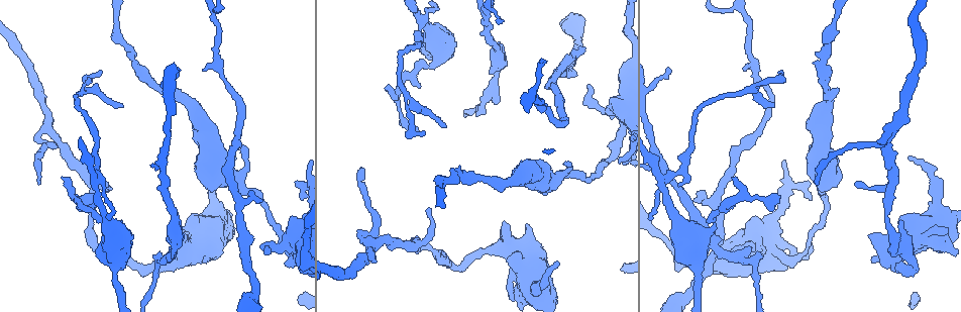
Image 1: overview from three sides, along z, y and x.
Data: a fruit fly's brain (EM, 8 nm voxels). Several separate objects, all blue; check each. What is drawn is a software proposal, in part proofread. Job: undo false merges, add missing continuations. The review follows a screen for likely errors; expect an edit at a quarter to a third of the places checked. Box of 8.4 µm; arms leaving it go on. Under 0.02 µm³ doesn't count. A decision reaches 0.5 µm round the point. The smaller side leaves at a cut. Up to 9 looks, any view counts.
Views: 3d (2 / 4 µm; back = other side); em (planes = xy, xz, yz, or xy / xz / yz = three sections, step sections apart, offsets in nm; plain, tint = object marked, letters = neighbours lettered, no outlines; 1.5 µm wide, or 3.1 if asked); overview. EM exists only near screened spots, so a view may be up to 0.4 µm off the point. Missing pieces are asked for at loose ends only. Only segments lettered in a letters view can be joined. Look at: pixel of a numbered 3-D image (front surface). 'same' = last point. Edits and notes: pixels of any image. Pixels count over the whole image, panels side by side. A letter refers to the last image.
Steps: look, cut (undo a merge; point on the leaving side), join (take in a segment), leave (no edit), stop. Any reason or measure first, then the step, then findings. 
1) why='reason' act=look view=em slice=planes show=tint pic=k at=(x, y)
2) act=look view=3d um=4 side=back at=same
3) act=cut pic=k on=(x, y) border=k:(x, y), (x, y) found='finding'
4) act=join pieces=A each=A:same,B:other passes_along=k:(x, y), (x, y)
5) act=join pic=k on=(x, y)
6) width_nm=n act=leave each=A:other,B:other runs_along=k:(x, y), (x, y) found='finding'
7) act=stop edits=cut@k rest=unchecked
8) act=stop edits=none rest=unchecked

why='branch stops here' act=look view=em slice=planes show=letters pic=1 at=(502, 20)

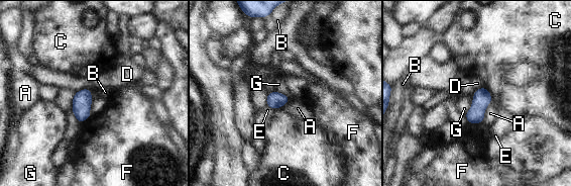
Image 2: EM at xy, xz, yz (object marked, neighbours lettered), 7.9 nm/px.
width_nm=130 act=leave each=A:other,B:other,C:other,D:other,E:other,F:other,G:other found='none of them fits'

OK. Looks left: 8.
why='thin end' act=look view=em slice=planes show=letters pic=1 at=(783, 72)

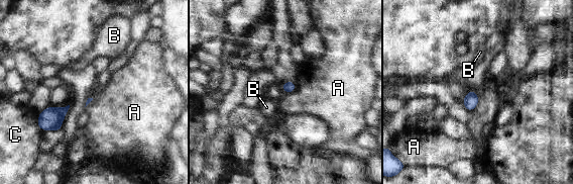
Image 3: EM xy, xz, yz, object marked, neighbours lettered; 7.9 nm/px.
longest_contact=A:160nm act=leave each=A:other,B:other,C:other border=3:(477, 93), (477, 104), (470, 111) found='no lettered segment goes on from it'

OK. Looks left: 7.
why='thin end' act=look view=em slice=planes show=letters pic=1 at=(39, 183)

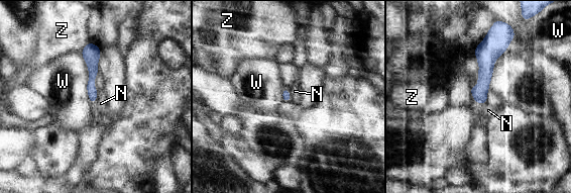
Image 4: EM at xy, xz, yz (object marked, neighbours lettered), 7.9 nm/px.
longest_contact=W:120nm act=leave each=N:other,W:other,Z:other runs_along=4:(493, 37), (486, 53), (481, 101) found='none of them fits'

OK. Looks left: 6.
why='a fork' act=look view=3d um=2 pic=1 at=(438, 258)

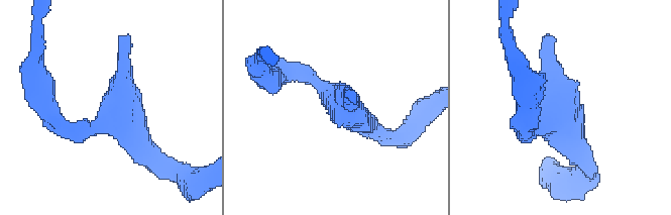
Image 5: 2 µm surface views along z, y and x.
why='need the tissue' act=look view=em slice=planes show=letters pic=5 at=(123, 125)

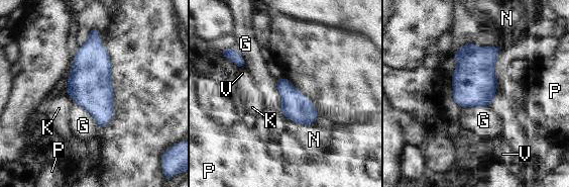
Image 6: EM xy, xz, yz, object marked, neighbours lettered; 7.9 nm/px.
longest_contact=G:320nm act=leave each=G:other,K:other,N:other,P:other,V:other border=6:(274, 80), (280, 111), (288, 118) found='one neuron here'

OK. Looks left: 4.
act=stop edits=none rest=unchecked

